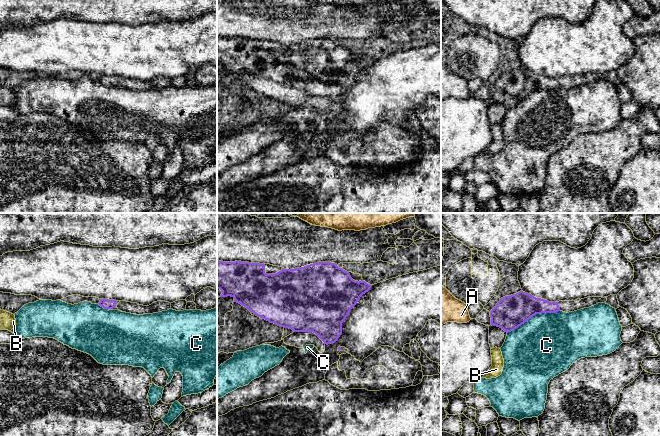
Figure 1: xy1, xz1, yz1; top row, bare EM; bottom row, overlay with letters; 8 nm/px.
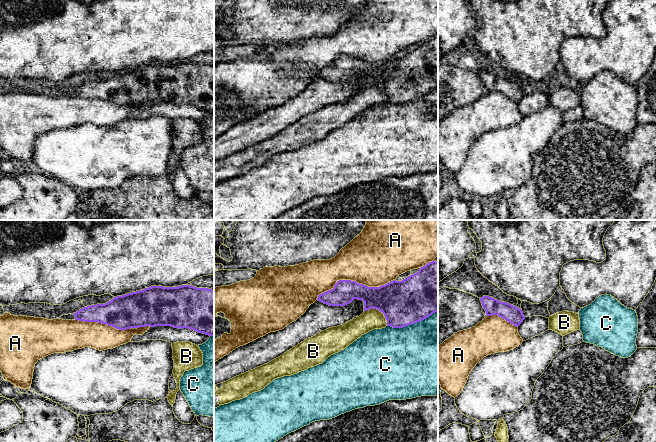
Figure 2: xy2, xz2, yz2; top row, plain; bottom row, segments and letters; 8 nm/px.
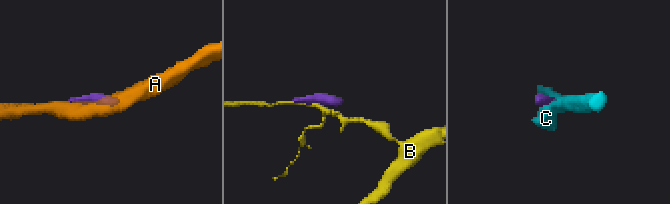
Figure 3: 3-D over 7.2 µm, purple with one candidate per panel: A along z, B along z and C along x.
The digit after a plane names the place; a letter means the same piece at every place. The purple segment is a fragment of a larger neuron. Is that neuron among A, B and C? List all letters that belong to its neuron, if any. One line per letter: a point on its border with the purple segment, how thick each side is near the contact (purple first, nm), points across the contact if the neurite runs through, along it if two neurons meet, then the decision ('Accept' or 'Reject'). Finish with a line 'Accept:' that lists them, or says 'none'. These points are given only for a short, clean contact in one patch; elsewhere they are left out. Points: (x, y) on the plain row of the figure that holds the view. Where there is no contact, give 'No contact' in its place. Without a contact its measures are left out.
A: Touches purple at xz2 (354, 57). Thickness 190 nm (purple) against 460 nm. Reject
B: Touches purple at xz2 (379, 86). Thickness 360 nm (purple) against 160 nm. Boundary: xz2 (364, 86), (378, 85), (383, 90), (387, 100). Reject
C: Touches purple at yz1 (533, 91). Thickness 260 nm (purple) against 480 nm. Reject
Accept: none

